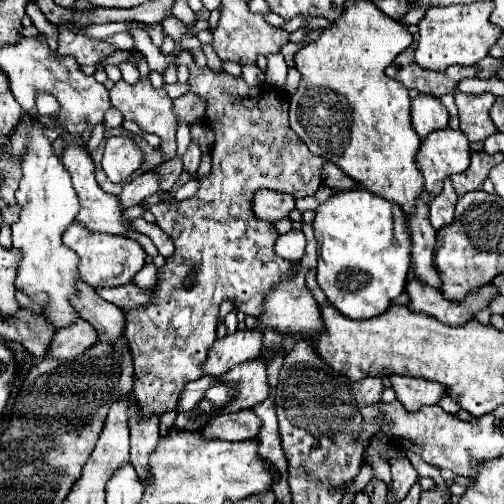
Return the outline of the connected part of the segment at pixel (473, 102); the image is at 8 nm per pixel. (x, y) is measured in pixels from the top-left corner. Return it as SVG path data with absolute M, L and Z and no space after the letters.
M457 92L455 104L459 108L459 120L461 120L461 132L469 138L469 142L485 140L487 136L495 134L497 128L489 116L491 106L495 104L493 94L481 94L481 96L467 96Z

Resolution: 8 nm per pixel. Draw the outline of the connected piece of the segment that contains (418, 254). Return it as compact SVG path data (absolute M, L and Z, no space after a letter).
M421 200L421 206L415 208L417 214L409 216L409 228L411 228L411 258L413 258L413 274L423 284L429 284L437 290L441 290L441 278L433 266L433 252L437 242L437 232L429 224L429 206Z

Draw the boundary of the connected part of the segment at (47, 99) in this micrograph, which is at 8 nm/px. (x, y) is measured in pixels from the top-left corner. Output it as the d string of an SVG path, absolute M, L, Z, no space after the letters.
M39 94L37 96L37 114L47 114L47 116L53 116L59 112L59 104L53 100L53 96L47 96L47 94Z

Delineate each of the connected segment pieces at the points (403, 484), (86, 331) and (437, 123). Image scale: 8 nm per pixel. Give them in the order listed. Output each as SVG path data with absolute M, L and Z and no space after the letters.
M397 456L389 460L391 464L391 474L393 474L393 482L391 482L391 492L393 496L397 496L399 500L403 500L409 492L409 488L417 482L419 474L417 470L411 466L411 462L405 456Z
M79 318L71 326L57 330L49 356L57 358L57 360L73 360L85 348L95 344L97 336L99 336L99 332L93 326L89 326L87 320Z
M421 94L411 100L411 122L419 138L425 138L433 130L443 130L449 126L449 112L439 98Z

